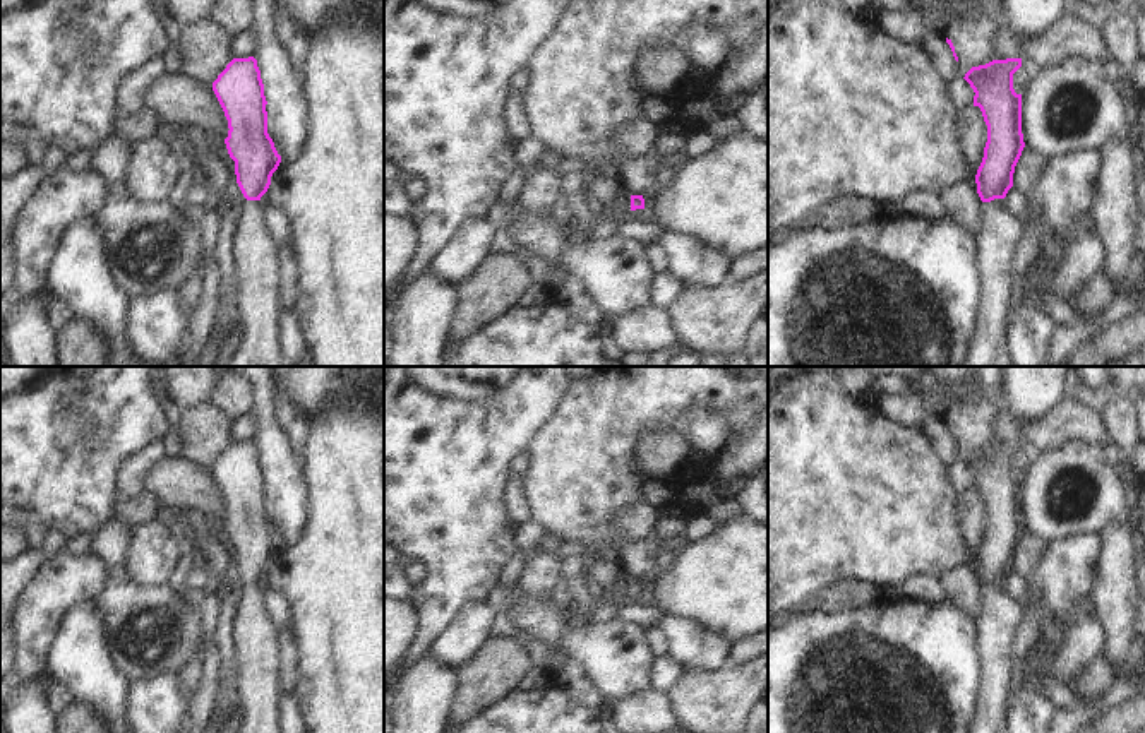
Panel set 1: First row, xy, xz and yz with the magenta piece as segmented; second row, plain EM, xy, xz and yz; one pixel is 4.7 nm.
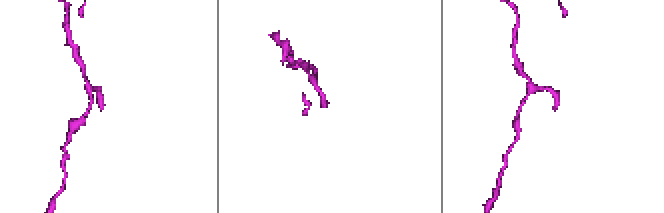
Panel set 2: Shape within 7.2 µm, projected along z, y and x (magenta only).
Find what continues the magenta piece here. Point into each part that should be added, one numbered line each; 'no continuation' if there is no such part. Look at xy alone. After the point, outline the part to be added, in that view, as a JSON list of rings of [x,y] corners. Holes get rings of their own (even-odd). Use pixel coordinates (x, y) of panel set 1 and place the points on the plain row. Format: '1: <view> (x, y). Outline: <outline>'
1: xy (261, 691). Outline: [[[247,584],[237,615],[237,664],[242,724],[238,733],[285,733],[281,682],[281,646],[264,605],[261,584]]]

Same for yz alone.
1: yz (1000, 619). Outline: [[[1004,582],[980,586],[982,611],[977,618],[977,649],[984,659],[984,683],[977,694],[977,718],[970,733],[1008,733],[1008,706],[1011,694],[1013,646],[1025,608],[1015,601]]]

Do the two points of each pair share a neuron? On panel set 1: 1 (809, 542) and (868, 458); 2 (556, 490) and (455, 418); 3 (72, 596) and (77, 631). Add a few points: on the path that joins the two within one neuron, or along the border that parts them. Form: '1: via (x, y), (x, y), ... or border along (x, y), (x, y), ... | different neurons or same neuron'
1: via (809, 521), (809, 516), (847, 478) | same neuron
2: border along (551, 418), (528, 452) | different neurons
3: border along (95, 600), (79, 603), (69, 613), (55, 644) | different neurons

